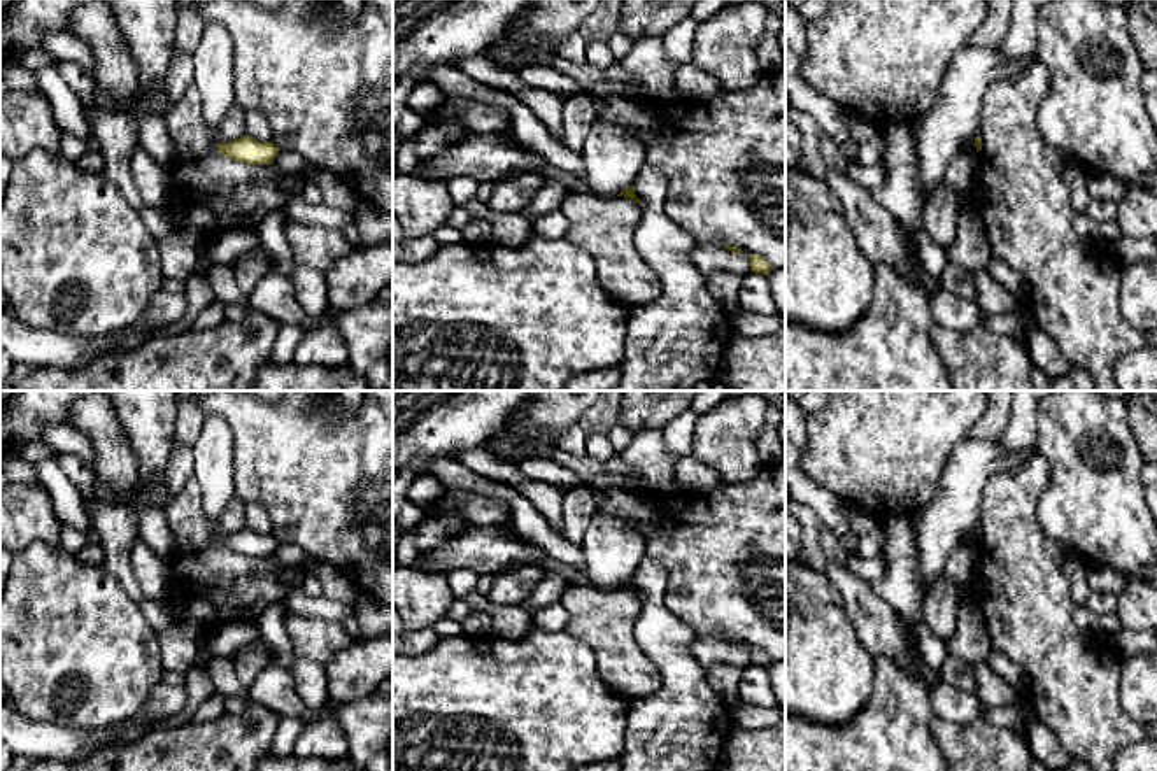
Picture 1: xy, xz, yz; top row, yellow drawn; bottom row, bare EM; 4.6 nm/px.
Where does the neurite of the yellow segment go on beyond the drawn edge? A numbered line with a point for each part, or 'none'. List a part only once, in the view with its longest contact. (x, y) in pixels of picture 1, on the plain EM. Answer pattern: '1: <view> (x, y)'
none

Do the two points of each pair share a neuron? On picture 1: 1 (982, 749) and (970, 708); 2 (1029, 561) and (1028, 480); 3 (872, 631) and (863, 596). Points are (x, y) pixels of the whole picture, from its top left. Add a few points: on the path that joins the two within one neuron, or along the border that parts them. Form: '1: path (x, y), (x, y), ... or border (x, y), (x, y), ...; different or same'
1: border (933, 712), (958, 724), (972, 724), (979, 719); different
2: path (1024, 542), (1024, 500); same
3: path (872, 622), (872, 615), (863, 605); same

